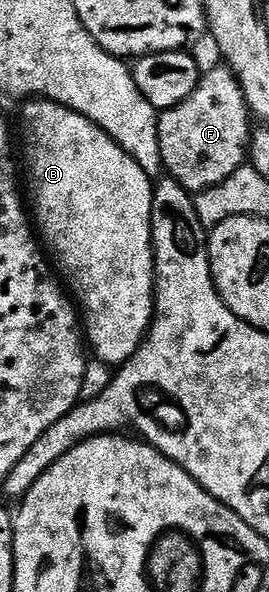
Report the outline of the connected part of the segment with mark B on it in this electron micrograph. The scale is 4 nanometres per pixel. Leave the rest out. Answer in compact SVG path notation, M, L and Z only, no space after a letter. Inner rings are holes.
M29 98L24 101L21 108L21 136L25 139L25 164L29 167L29 188L33 191L33 204L31 200L31 212L35 217L35 228L43 241L44 247L51 253L52 259L57 259L56 267L69 275L68 287L77 291L76 299L79 301L80 311L83 313L83 332L87 337L88 347L105 364L120 366L126 360L137 353L145 334L149 331L149 325L153 322L153 285L155 277L153 275L153 190L154 181L149 181L149 176L140 167L138 161L123 151L117 143L110 138L95 122L91 122L83 114L75 110L65 108L62 104L57 104L53 100L44 98Z

